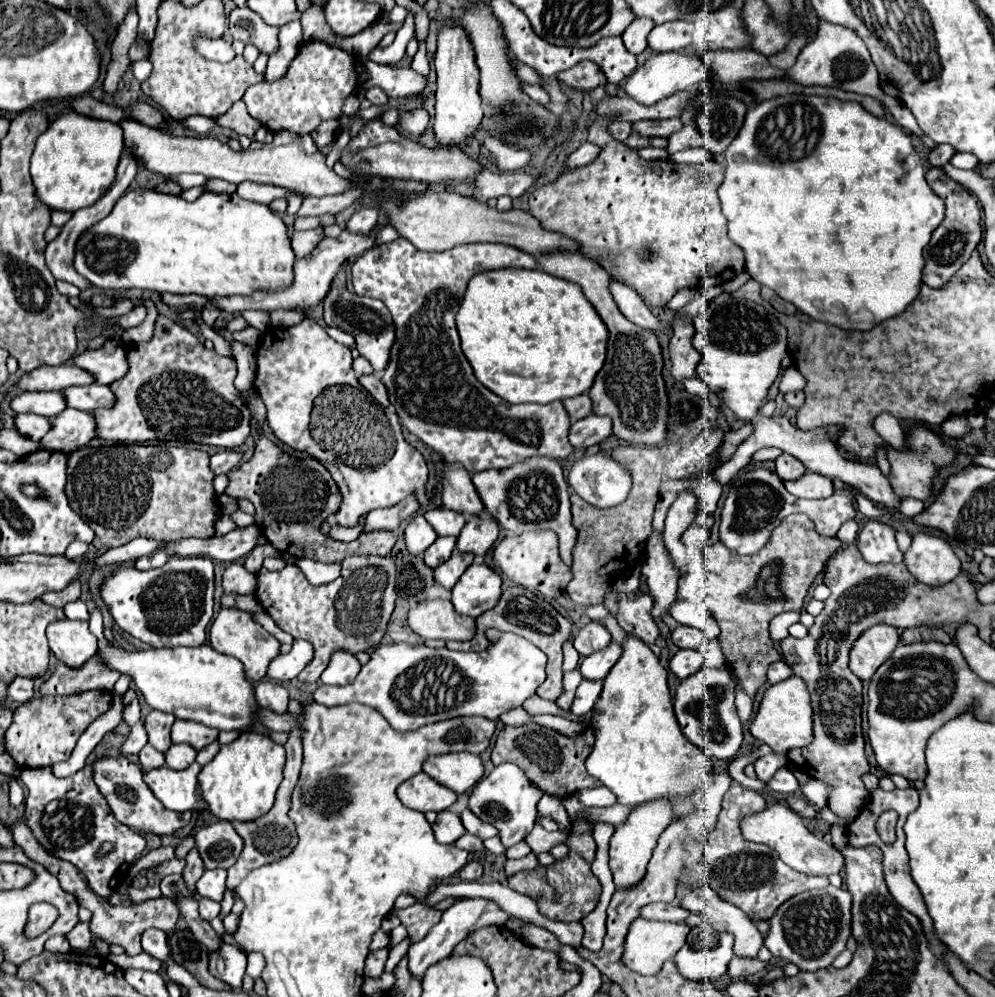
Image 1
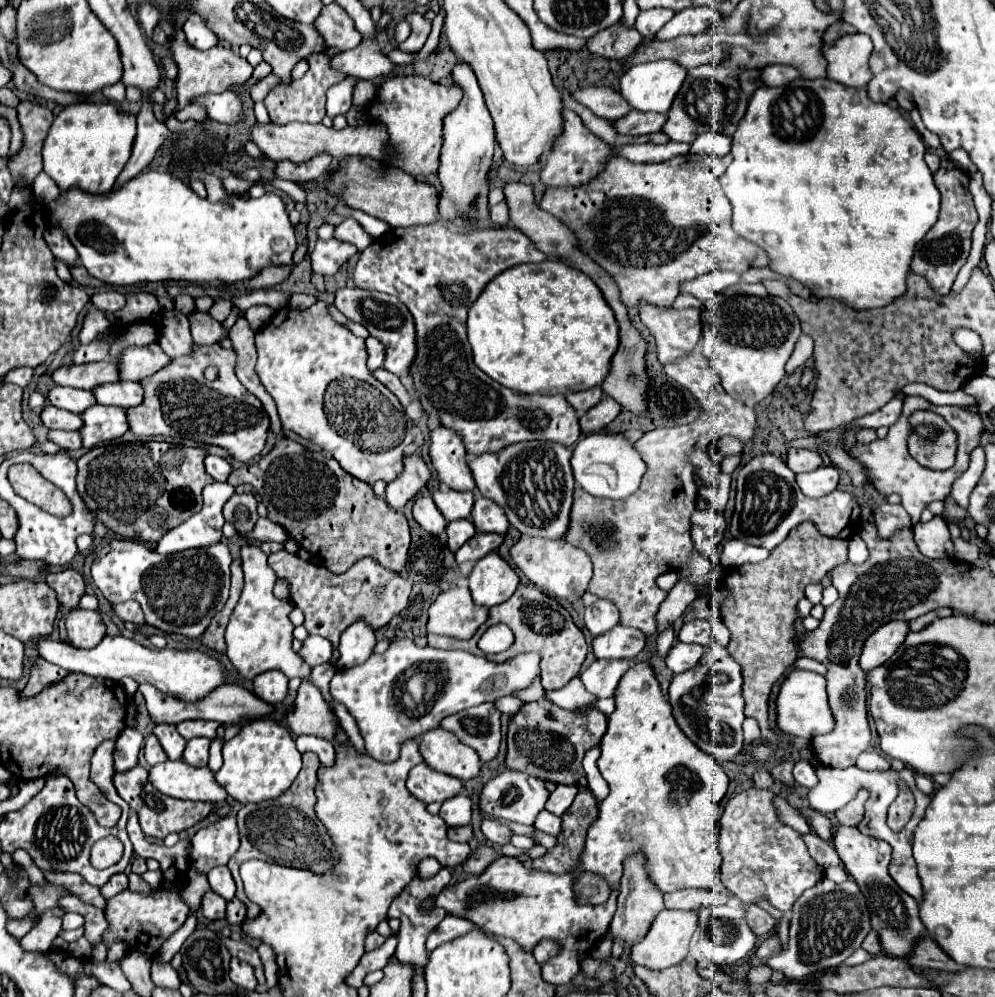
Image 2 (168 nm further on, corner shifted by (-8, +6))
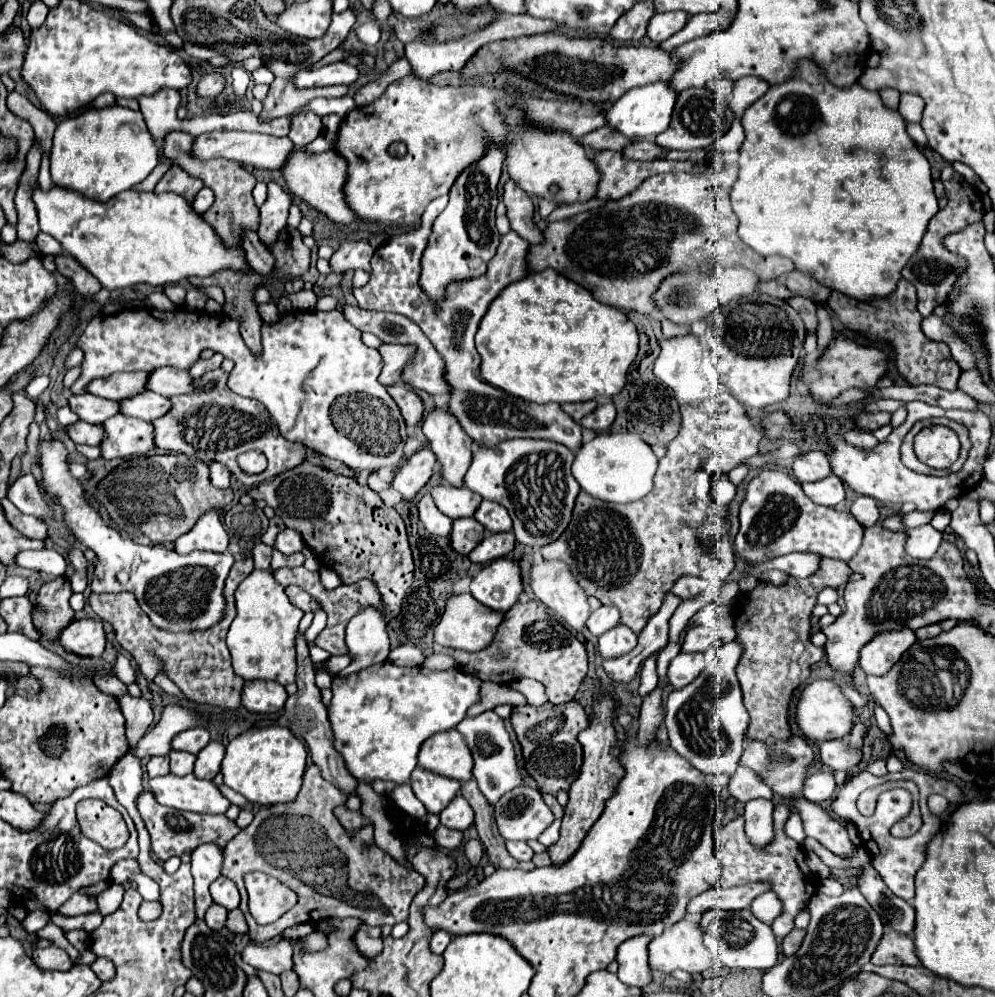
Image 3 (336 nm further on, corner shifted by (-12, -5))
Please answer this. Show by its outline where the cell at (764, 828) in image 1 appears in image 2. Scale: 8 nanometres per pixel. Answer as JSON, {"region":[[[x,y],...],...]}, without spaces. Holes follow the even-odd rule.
{"region":[[[810,833],[810,835],[804,835],[804,843],[810,851],[810,857],[822,865],[822,867],[830,867],[830,865],[840,865],[840,857],[836,853],[836,849],[832,847],[832,843],[820,839],[816,833]]]}

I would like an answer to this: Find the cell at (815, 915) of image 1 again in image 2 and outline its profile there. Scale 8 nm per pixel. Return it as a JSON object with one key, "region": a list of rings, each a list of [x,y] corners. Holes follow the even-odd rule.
{"region":[[[820,879],[816,887],[802,893],[792,909],[788,949],[780,955],[772,955],[766,965],[772,971],[780,971],[788,981],[806,981],[814,973],[824,973],[842,965],[844,959],[848,959],[862,945],[870,929],[872,925],[866,911],[866,899],[856,883],[848,879],[838,885],[828,879]]]}

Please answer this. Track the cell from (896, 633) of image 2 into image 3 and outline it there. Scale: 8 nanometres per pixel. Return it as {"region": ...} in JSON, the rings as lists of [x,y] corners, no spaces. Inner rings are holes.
{"region":[[[906,628],[878,634],[862,648],[860,666],[866,674],[884,676],[914,642],[916,642],[914,632]]]}

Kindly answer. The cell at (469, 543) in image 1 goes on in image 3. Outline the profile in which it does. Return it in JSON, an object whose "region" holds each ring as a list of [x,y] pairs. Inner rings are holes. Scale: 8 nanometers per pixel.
{"region":[[[482,500],[482,504],[478,506],[474,518],[492,534],[498,534],[498,532],[510,532],[512,530],[512,520],[508,516],[508,512],[498,506],[496,502],[490,502],[490,500]]]}

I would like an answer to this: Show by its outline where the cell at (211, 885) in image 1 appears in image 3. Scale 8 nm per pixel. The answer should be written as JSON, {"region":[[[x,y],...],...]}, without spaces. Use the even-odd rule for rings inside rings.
{"region":[[[220,876],[218,880],[214,880],[212,886],[210,886],[210,894],[212,894],[214,902],[220,904],[220,906],[224,906],[226,910],[234,910],[240,904],[238,888],[236,888],[236,884],[230,878]]]}

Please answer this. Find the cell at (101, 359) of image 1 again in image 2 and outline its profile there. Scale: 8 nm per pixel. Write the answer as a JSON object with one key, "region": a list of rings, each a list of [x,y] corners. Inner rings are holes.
{"region":[[[158,343],[146,347],[128,347],[120,355],[120,379],[122,381],[142,381],[154,375],[170,363],[170,357],[160,349]]]}

